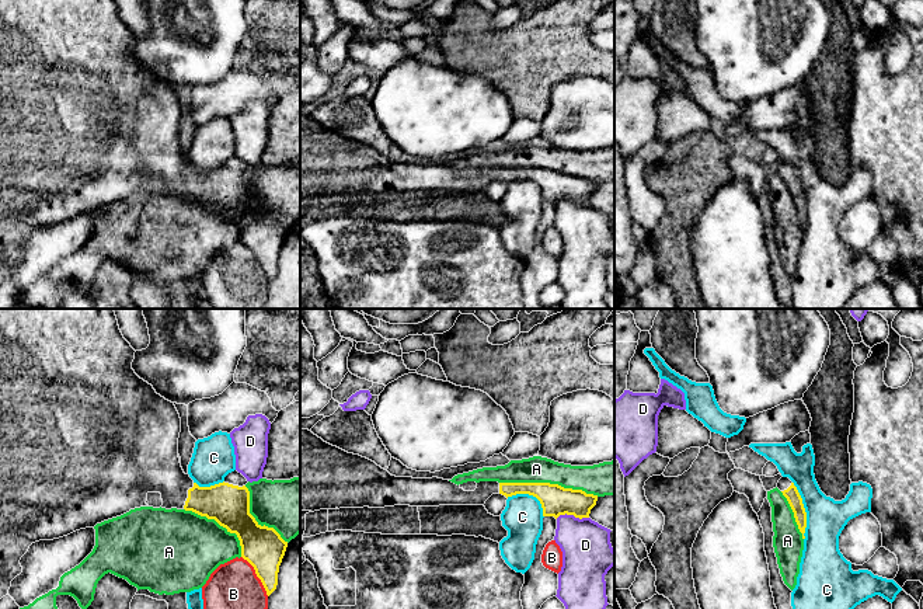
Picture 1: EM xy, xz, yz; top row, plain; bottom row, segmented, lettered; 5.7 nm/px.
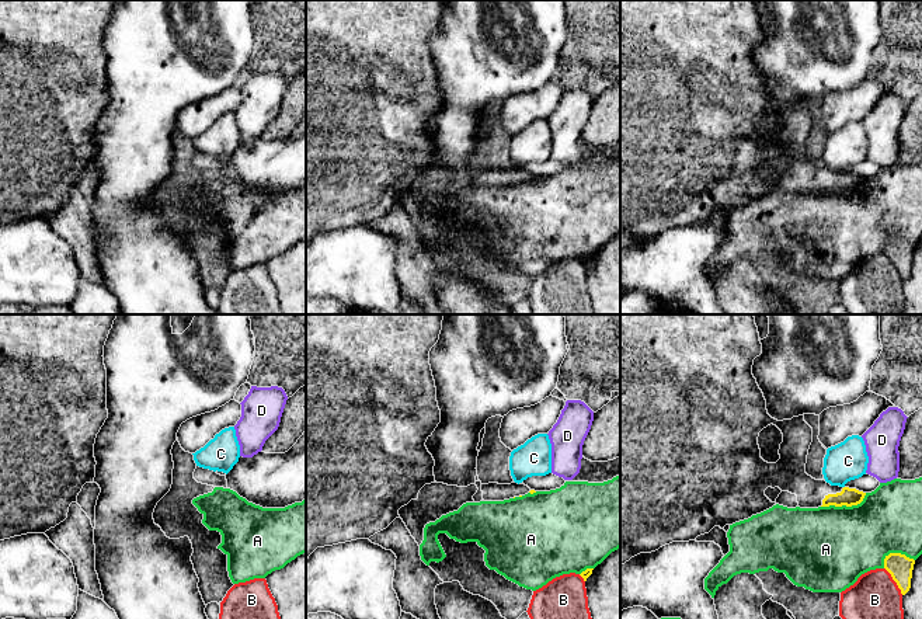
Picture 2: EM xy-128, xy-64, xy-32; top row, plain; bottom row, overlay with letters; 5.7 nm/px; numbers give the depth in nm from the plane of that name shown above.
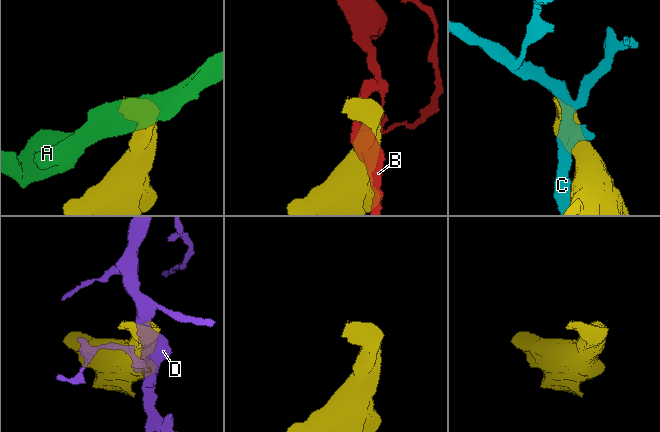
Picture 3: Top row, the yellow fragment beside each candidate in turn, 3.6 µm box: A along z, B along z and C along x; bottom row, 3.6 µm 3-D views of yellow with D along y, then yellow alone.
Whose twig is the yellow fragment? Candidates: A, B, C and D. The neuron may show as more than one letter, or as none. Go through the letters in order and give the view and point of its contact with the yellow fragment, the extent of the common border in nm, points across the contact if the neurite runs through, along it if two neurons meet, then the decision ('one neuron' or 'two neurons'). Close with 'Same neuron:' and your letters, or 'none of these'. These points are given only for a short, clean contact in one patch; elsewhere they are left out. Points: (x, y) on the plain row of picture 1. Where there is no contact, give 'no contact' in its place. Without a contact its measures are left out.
A: xz (549, 169) | 550 nm | two neurons
B: xy (257, 261) | 280 nm | two neurons
C: yz (804, 197) | 340 nm | two neurons
D: xz (571, 199) | 190 nm | along xz (588, 202), (578, 204), (560, 199), (556, 204) | two neurons
Same neuron: none of these

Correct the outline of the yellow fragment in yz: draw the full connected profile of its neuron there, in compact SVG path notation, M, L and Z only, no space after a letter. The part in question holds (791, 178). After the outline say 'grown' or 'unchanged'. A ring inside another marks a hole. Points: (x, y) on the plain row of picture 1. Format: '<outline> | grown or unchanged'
M781 163L777 168L777 174L787 184L793 198L795 208L798 210L800 218L802 219L802 225L805 225L805 213L807 213L807 198L802 189L802 184L794 171L794 168L788 163Z | grown

